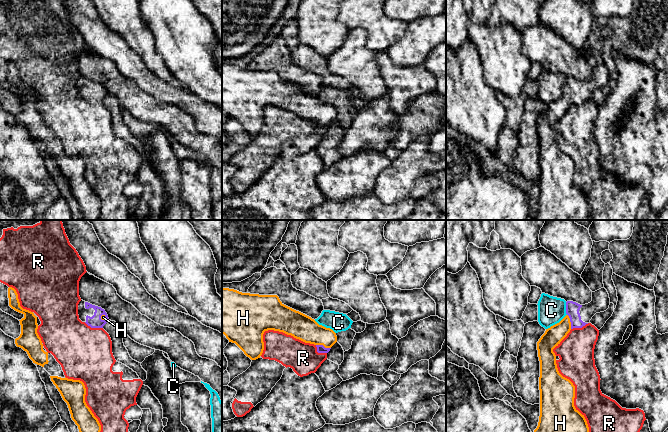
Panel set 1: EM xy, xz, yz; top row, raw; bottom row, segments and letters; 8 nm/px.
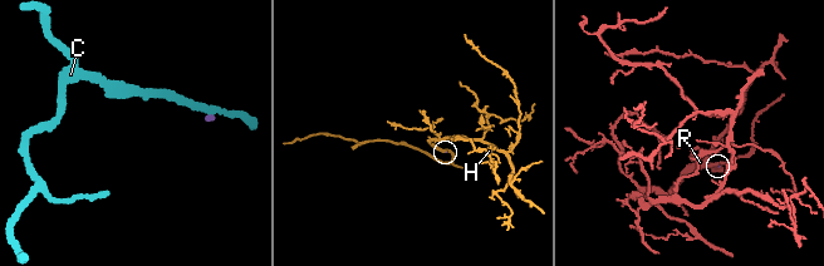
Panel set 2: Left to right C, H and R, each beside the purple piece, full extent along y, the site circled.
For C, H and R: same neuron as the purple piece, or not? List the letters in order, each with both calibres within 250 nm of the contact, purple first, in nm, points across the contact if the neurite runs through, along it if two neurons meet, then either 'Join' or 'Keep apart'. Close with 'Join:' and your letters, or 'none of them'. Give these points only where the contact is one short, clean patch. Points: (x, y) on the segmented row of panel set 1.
C: Thickness 110 nm (purple) against 220 nm. Boundary: yz (565, 302), (565, 312), (567, 314). Keep apart
H: Thickness 60 nm (purple) against 200 nm. Path across: xz (320, 348), (322, 345), (306, 329), (300, 326). Join
R: Thickness 100 nm (purple) against 420 nm. Boundary: xy (84, 322), (91, 327), (102, 328). Keep apart
Join: H

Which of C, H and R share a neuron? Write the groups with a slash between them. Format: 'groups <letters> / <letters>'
groups C / H / R

